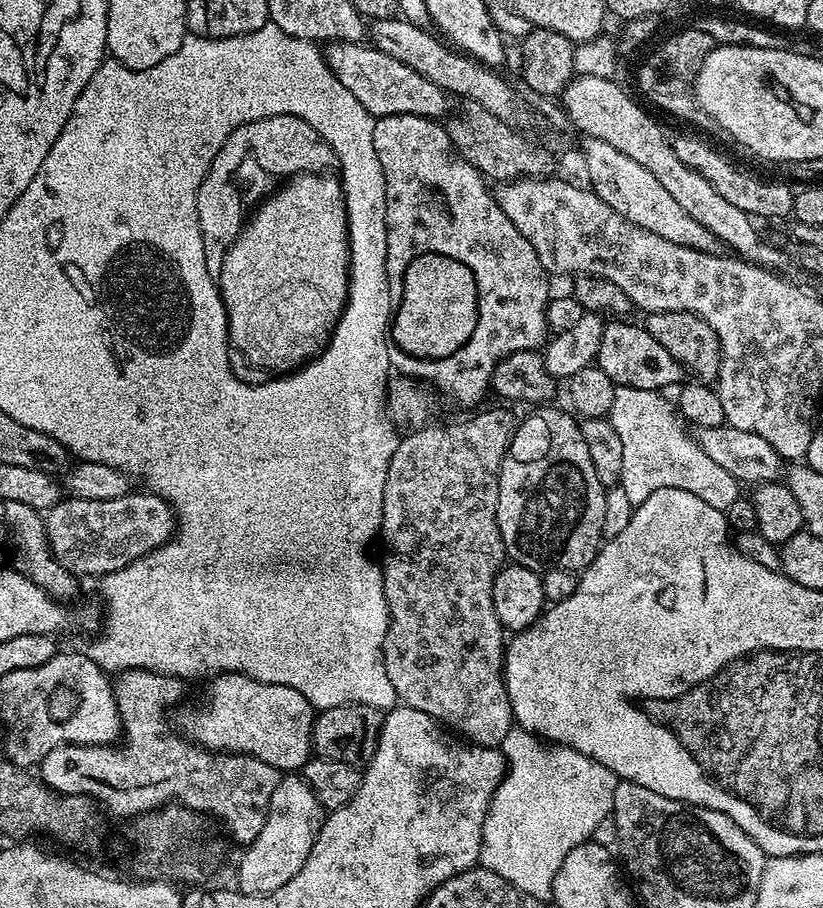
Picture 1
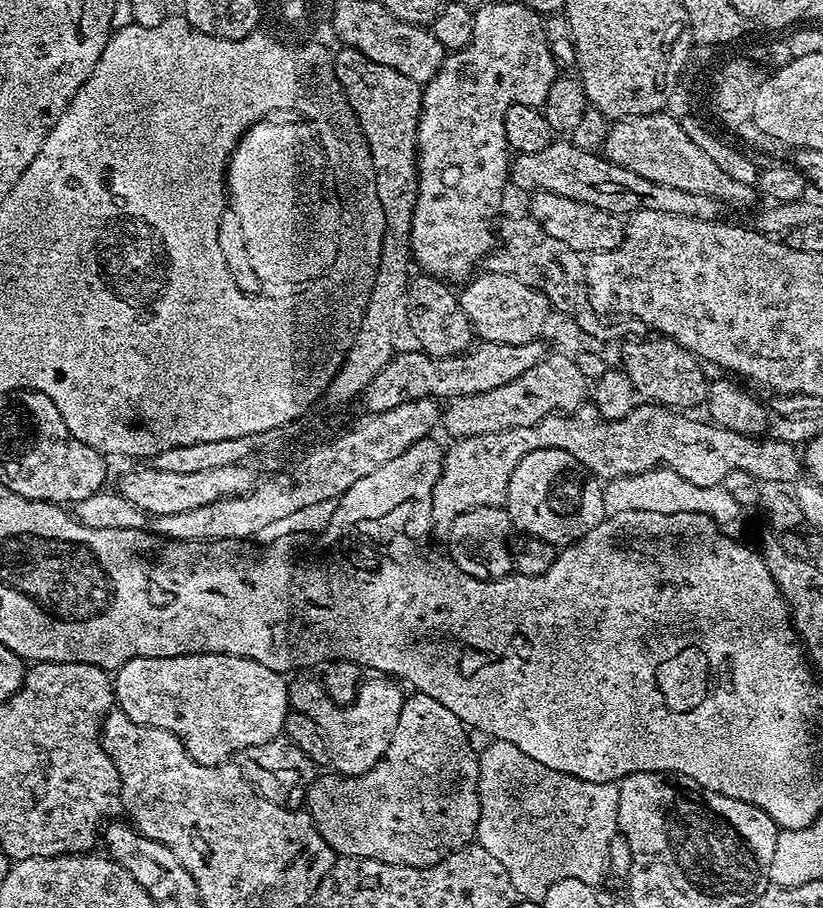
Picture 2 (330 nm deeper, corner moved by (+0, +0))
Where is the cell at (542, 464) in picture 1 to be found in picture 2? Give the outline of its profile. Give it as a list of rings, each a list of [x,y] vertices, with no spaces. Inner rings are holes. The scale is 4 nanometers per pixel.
[[[553,448],[534,450],[534,454],[526,454],[526,458],[514,466],[506,507],[517,533],[542,538],[542,542],[557,546],[577,544],[594,526],[602,523],[606,515],[601,481],[582,466],[574,454]]]

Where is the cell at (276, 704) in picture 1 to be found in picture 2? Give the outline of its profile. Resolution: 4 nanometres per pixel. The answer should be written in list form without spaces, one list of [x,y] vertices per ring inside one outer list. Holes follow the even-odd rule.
[[[203,652],[202,654],[175,656],[174,658],[138,658],[135,656],[134,659],[115,669],[114,672],[114,700],[119,711],[125,712],[129,718],[142,726],[154,726],[158,730],[170,730],[170,734],[174,734],[180,739],[186,754],[190,754],[190,758],[202,766],[229,763],[239,752],[250,746],[262,746],[262,742],[281,739],[284,723],[290,711],[288,686],[289,681],[281,673],[262,666],[262,662],[254,662],[250,658],[242,658],[241,656],[231,656],[225,652]]]

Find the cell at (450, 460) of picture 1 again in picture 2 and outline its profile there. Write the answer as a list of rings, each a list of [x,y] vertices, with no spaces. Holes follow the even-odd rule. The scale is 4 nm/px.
[[[586,402],[575,412],[547,416],[534,422],[534,426],[518,426],[510,430],[461,436],[452,442],[452,445],[447,445],[444,453],[440,477],[432,491],[431,527],[446,530],[452,525],[454,518],[458,518],[458,514],[466,514],[466,510],[478,510],[482,506],[505,507],[510,490],[510,474],[514,474],[514,466],[518,466],[518,462],[526,458],[526,454],[534,454],[534,450],[547,448],[566,450],[566,454],[574,454],[574,458],[578,458],[578,462],[582,462],[582,466],[586,466],[601,482],[642,474],[646,470],[658,467],[669,468],[682,474],[682,478],[694,482],[694,486],[715,488],[723,485],[728,474],[740,470],[746,470],[746,474],[750,474],[758,482],[769,480],[768,484],[772,486],[792,486],[805,475],[806,467],[801,449],[797,445],[771,438],[743,436],[734,430],[718,428],[707,419],[691,420],[688,416],[691,415],[674,408],[665,408],[662,404],[640,402],[622,420],[607,420],[592,402]]]

